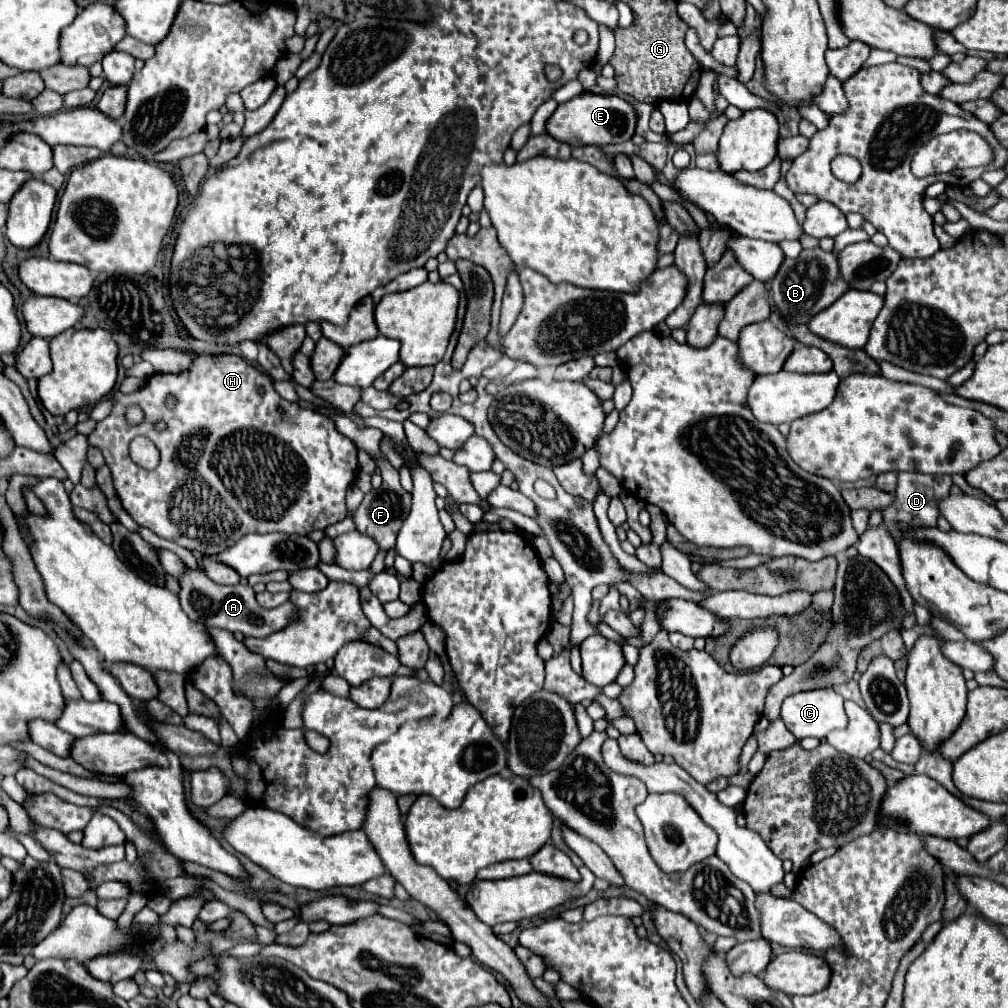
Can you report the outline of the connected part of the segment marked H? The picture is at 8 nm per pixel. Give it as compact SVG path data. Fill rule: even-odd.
M197 355L187 371L181 371L181 373L153 373L149 377L149 381L141 389L137 389L135 393L129 393L129 395L125 395L121 391L115 391L113 393L113 409L111 409L109 417L105 417L101 423L97 423L93 433L87 435L87 441L89 441L89 445L97 447L103 453L105 463L111 469L113 485L115 485L115 491L117 491L117 495L121 499L123 509L141 527L147 527L153 533L157 533L159 537L175 541L181 547L185 547L189 551L199 551L203 555L217 555L217 551L225 551L225 547L231 547L233 543L237 543L237 539L241 539L247 533L273 533L273 531L279 531L279 533L307 535L307 533L311 533L315 529L325 529L325 527L329 527L333 523L343 521L345 515L347 515L345 491L353 483L355 473L357 473L357 449L347 437L343 437L335 429L335 425L333 425L333 421L329 421L329 417L321 415L317 411L311 411L311 409L301 409L295 403L289 403L289 401L281 399L277 395L275 387L273 387L273 381L261 369L257 369L255 365L247 363L245 359L241 359L237 355ZM257 387L263 387L263 395L257 391ZM169 397L175 399L175 407L167 407L167 399ZM133 403L139 405L145 411L145 421L141 425L137 425L137 427L133 427L133 425L129 425L125 421L125 407L133 405ZM157 421L165 421L167 429L157 431L155 429ZM137 435L149 437L155 443L155 447L159 449L161 461L159 461L157 469L147 471L147 469L135 465L129 459L129 443Z

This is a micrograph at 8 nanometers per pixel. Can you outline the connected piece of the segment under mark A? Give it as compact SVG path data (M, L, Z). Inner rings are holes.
M189 569L181 577L179 585L181 585L181 593L179 593L181 609L189 615L189 619L199 621L203 625L221 627L231 633L239 631L247 637L267 637L275 631L285 629L289 623L293 623L297 619L297 607L291 601L287 601L275 609L263 609L255 601L255 591L249 585L223 587L223 585L217 585L211 579L207 579L205 571L201 571L201 569Z

